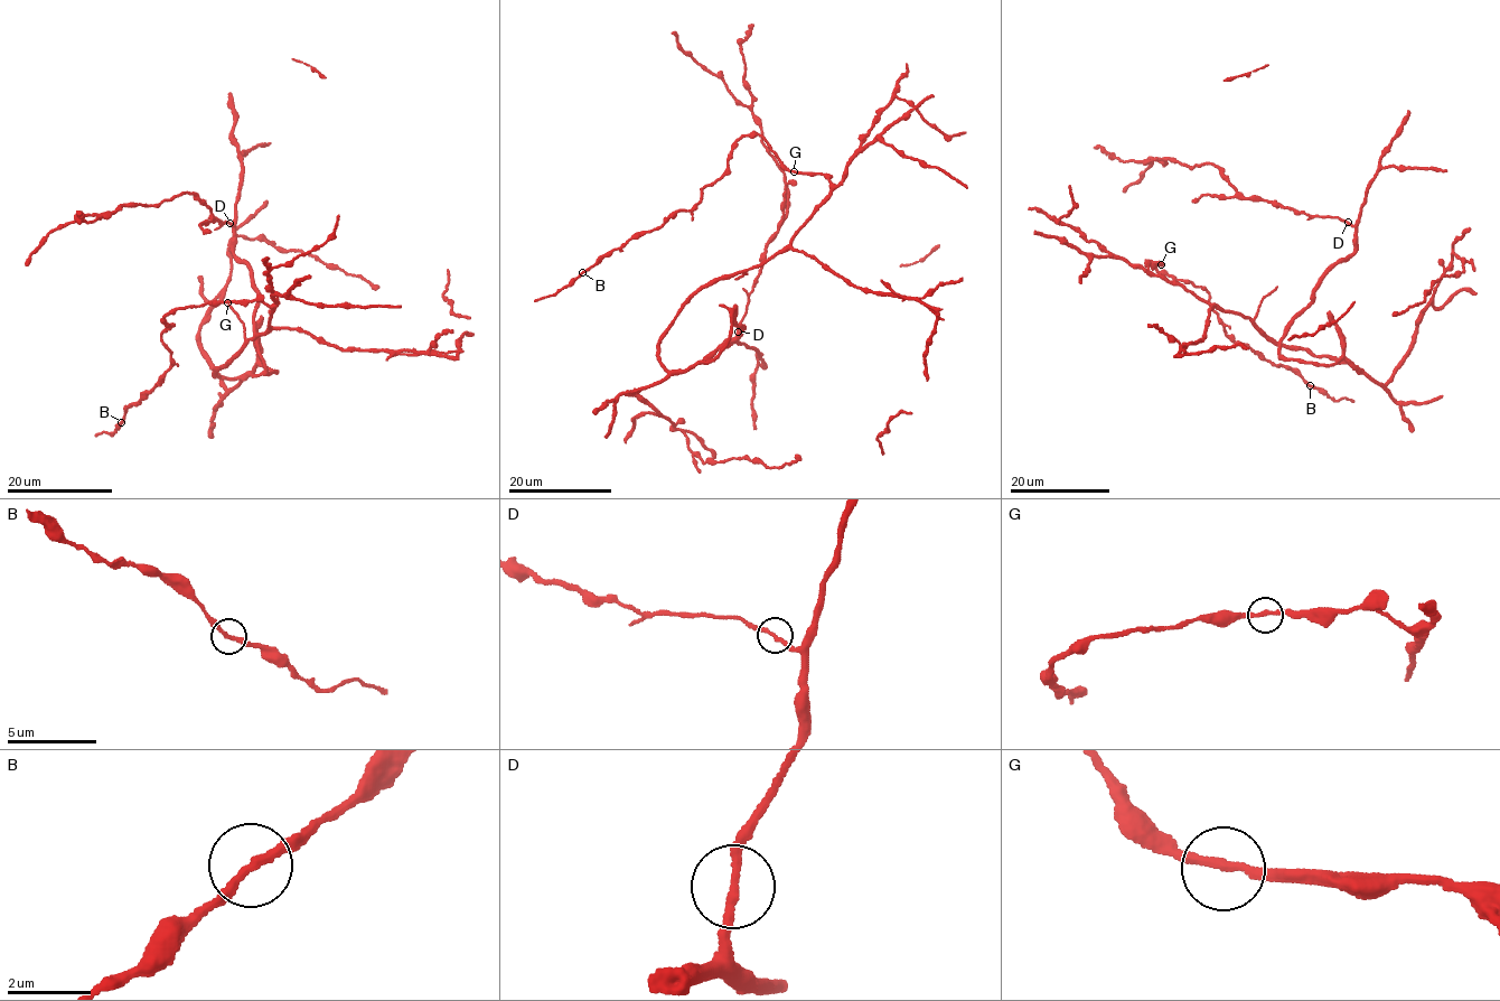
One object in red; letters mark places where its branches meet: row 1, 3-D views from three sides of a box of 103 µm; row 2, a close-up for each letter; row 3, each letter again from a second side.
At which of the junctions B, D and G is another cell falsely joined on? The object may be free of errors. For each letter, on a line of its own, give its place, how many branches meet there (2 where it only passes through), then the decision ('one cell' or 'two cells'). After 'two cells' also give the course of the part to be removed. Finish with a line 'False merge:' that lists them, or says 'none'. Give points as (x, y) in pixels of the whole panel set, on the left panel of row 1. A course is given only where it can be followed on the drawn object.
B: (121, 422) | 2 | one cell
D: (230, 223) | 2 | one cell
G: (227, 302) | 2 | one cell
False merge: none

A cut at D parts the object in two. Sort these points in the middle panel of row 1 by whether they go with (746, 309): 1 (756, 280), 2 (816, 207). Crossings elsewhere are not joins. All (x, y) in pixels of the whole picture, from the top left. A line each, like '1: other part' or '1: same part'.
1: same part
2: other part

